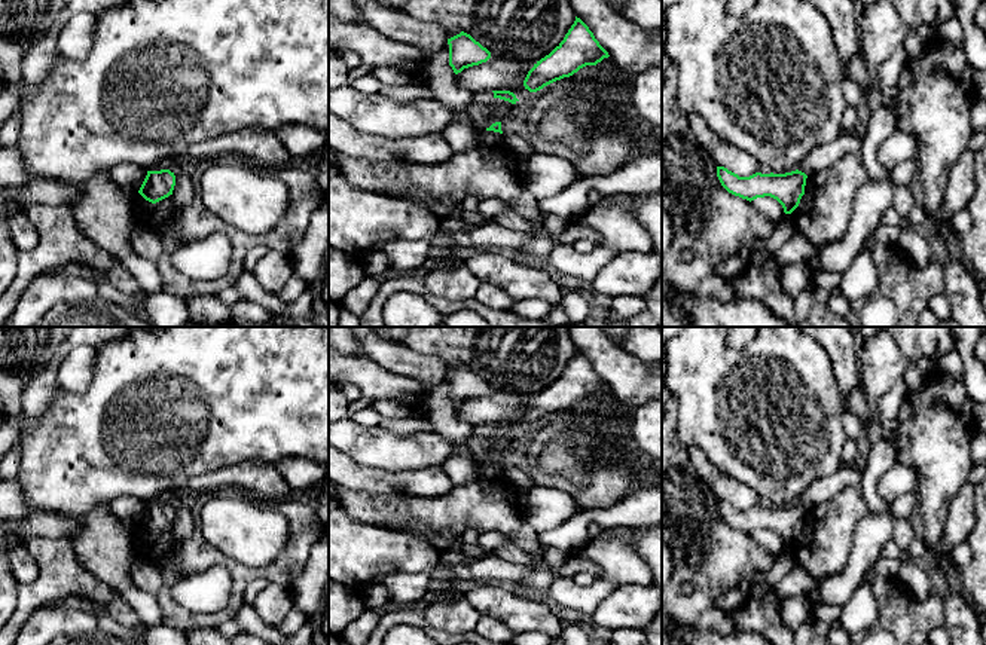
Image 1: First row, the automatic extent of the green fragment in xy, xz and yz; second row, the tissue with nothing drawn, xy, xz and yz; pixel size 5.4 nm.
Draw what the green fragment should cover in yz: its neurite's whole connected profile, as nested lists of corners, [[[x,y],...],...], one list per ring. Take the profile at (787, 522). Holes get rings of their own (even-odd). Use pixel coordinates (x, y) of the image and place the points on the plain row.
[[[717,499],[717,510],[729,526],[750,535],[764,529],[776,532],[785,547],[791,547],[799,539],[808,511],[799,502],[785,507],[755,505],[750,510],[739,510],[724,499]]]

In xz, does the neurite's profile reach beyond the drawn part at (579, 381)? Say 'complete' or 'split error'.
complete

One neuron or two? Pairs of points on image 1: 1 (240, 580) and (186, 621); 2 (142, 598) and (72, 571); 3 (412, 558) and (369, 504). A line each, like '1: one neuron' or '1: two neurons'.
1: one neuron
2: two neurons
3: two neurons

